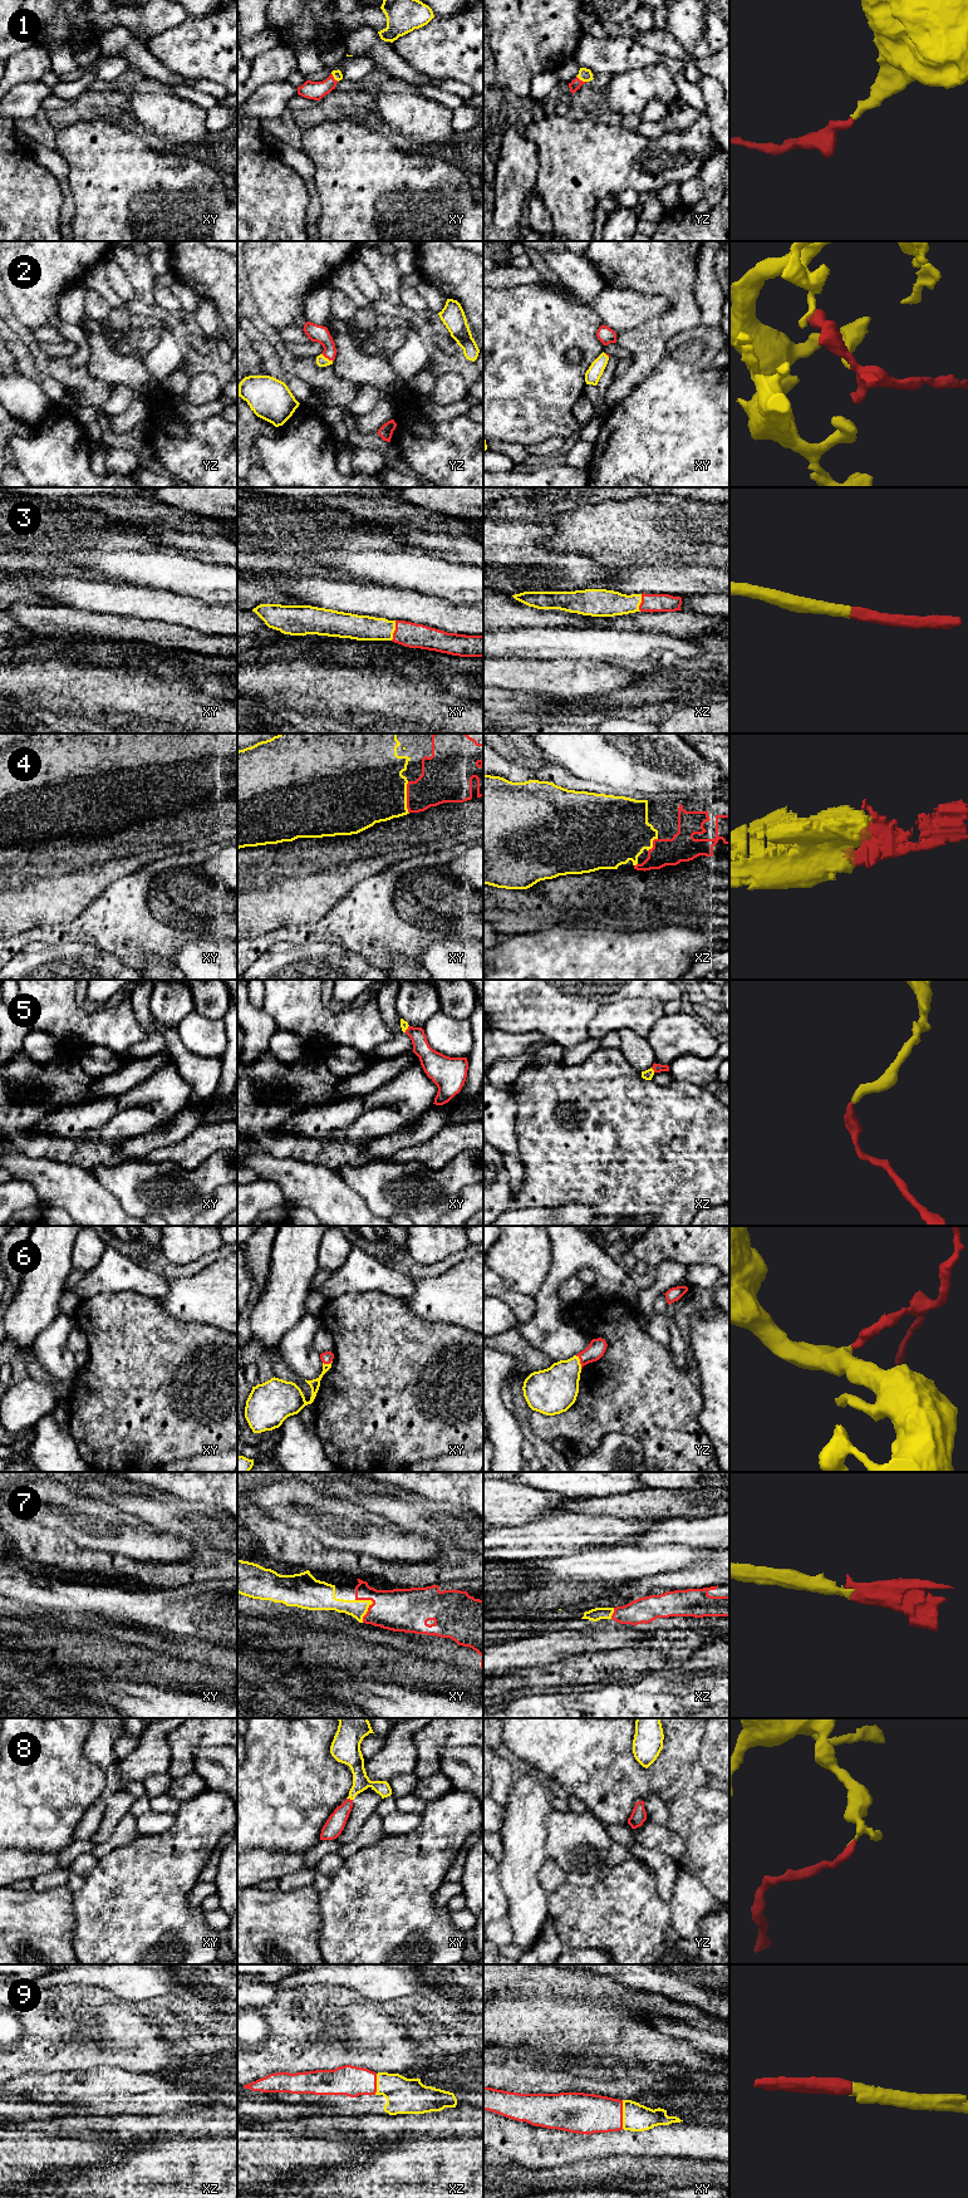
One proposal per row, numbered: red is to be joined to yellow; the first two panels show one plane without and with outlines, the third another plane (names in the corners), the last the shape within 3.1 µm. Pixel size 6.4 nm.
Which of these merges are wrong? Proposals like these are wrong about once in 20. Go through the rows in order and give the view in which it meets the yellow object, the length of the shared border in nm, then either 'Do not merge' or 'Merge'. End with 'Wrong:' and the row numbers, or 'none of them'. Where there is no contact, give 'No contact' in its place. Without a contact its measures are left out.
1: Touches yellow in yz. Shared border 80 nm. Merge
2: Touches yellow in yz. Shared border 90 nm. Merge
3: Touches yellow in xy. Shared border 130 nm. Merge
4: Touches yellow in xy. Shared border 200 nm. Merge
5: Touches yellow in xz. Shared border 40 nm. Merge
6: Touches yellow in yz. Shared border 100 nm. Merge
7: Touches yellow in xy. Shared border 160 nm. Merge
8: Touches yellow in xy. Shared border 40 nm. Merge
9: Touches yellow in xy. Shared border 180 nm. Merge
Wrong: none of them

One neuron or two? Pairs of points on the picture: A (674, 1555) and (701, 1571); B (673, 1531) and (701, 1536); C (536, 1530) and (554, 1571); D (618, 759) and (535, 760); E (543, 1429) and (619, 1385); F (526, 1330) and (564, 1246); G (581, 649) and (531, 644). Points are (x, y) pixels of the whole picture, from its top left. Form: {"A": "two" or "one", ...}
{"A": "two", "B": "one", "C": "two", "D": "two", "E": "one", "F": "one", "G": "one"}

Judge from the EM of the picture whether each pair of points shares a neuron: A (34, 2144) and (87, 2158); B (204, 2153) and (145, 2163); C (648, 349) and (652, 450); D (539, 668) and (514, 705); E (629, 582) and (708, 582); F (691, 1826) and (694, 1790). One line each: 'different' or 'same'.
A: same
B: same
C: different
D: different
E: same
F: same

